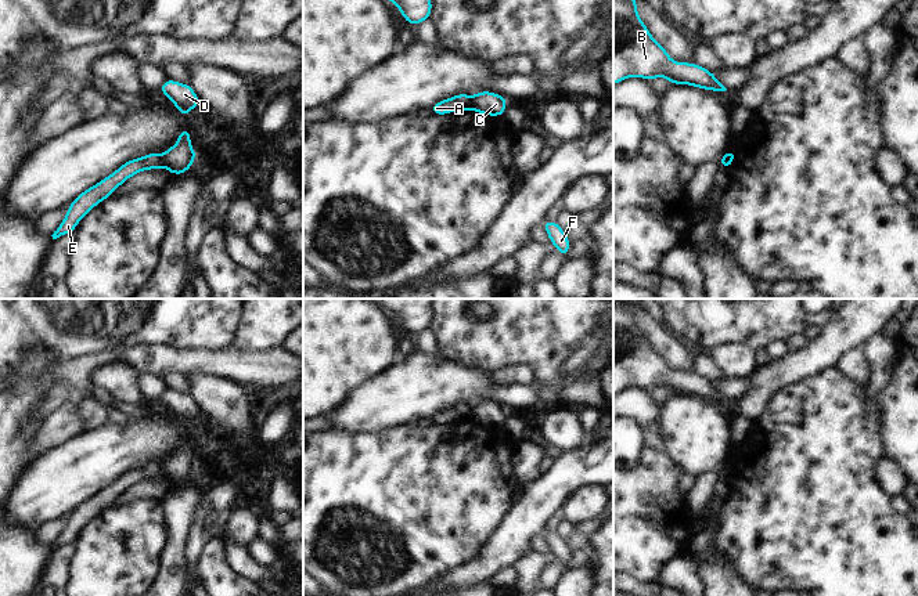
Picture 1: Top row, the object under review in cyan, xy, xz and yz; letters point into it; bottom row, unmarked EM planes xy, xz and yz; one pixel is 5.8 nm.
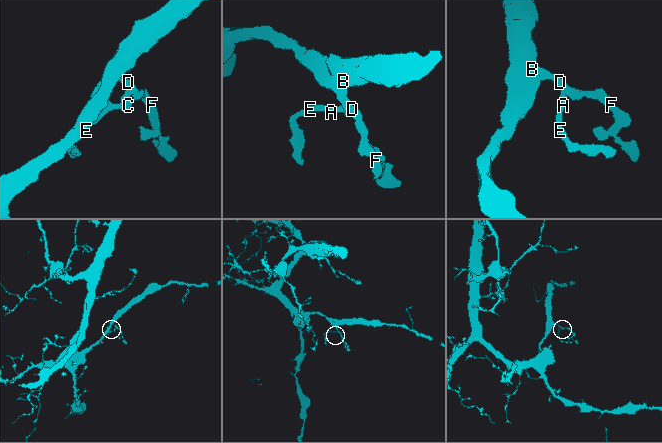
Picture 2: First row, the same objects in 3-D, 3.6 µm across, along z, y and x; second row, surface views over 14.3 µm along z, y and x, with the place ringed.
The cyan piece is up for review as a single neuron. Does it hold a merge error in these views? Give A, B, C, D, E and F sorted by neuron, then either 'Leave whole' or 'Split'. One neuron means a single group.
Groups: A E / B C D F. Split.

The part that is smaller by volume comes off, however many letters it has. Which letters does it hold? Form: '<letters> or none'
A, E.

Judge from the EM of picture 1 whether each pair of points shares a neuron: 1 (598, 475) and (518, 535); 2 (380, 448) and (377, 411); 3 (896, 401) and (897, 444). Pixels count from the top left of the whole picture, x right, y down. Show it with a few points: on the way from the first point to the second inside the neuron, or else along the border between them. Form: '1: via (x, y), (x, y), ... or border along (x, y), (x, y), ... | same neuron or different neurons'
1: via (576, 475), (572, 475), (533, 513) | same neuron
2: border along (410, 422), (377, 430), (346, 430) | different neurons
3: via (897, 412), (897, 433) | same neuron

